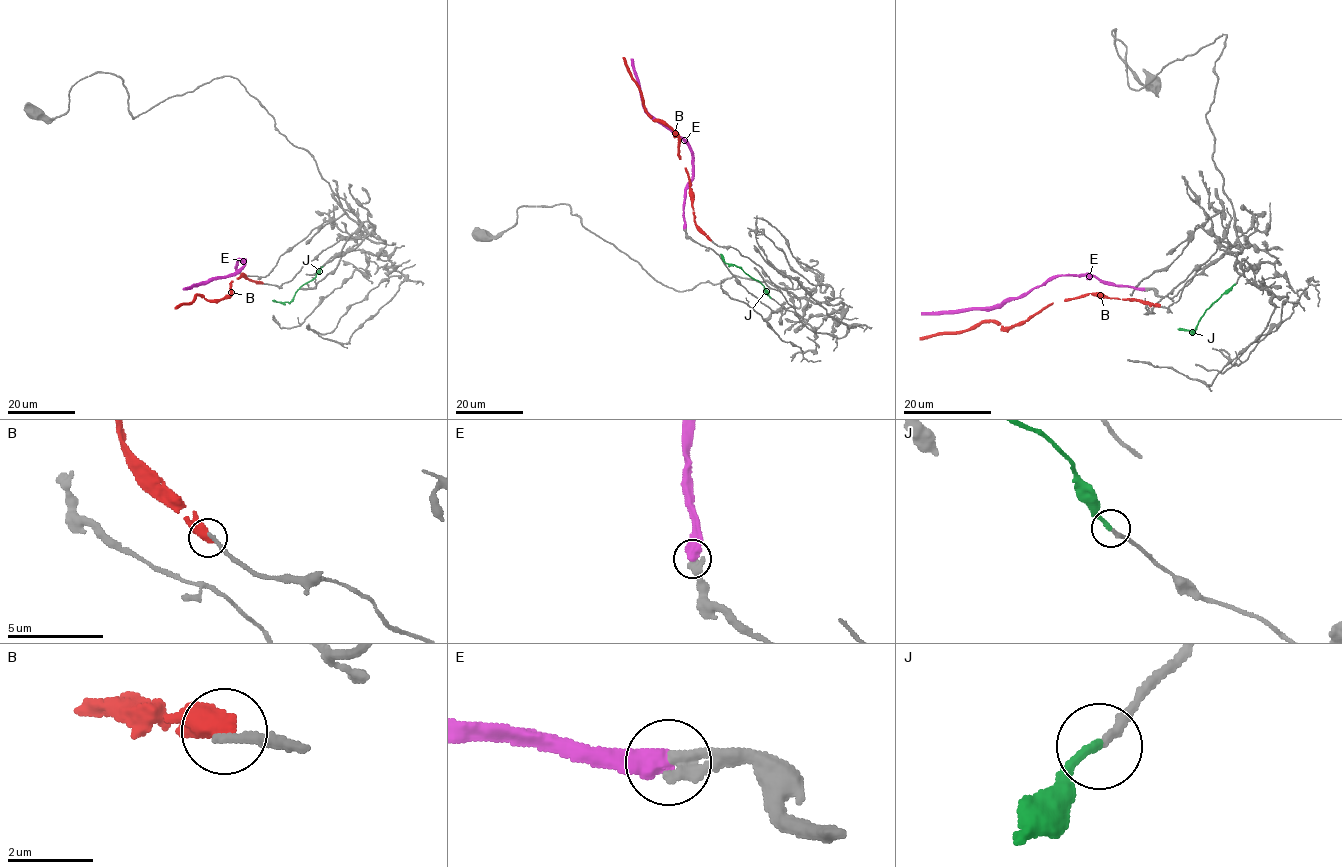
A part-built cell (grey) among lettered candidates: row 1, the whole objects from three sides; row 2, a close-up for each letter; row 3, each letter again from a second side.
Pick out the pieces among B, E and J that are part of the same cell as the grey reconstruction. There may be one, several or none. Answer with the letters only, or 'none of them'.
J

